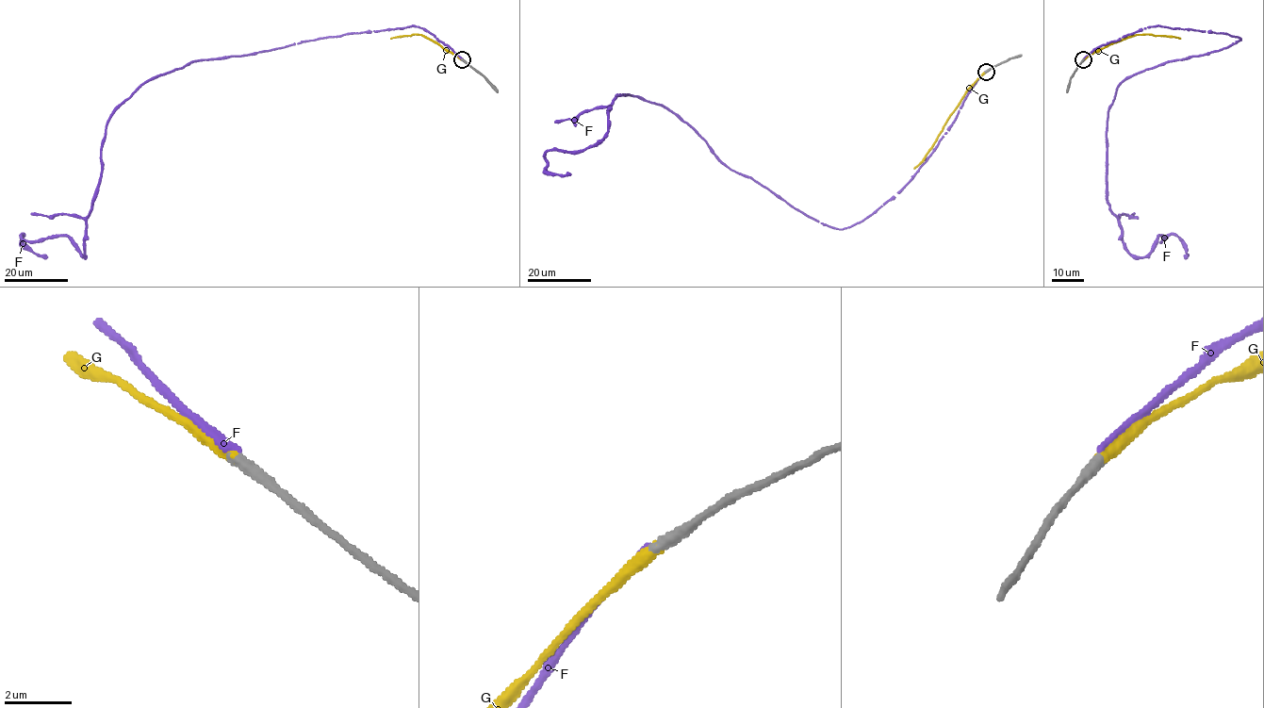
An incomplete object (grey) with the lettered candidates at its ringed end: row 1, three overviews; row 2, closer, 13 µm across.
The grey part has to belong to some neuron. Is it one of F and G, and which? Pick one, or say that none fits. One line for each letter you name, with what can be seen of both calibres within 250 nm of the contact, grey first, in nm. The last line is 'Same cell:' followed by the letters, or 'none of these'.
G: 380 nm thick on the grey side, 360 nm on the other
Same cell: G

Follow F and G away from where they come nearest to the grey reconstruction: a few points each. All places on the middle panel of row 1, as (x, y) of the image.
F: (986, 71), (914, 176), (848, 227), (637, 96), (615, 97), (590, 147), (546, 153), (571, 173)
G: (985, 71), (967, 90), (925, 157), (913, 168)

